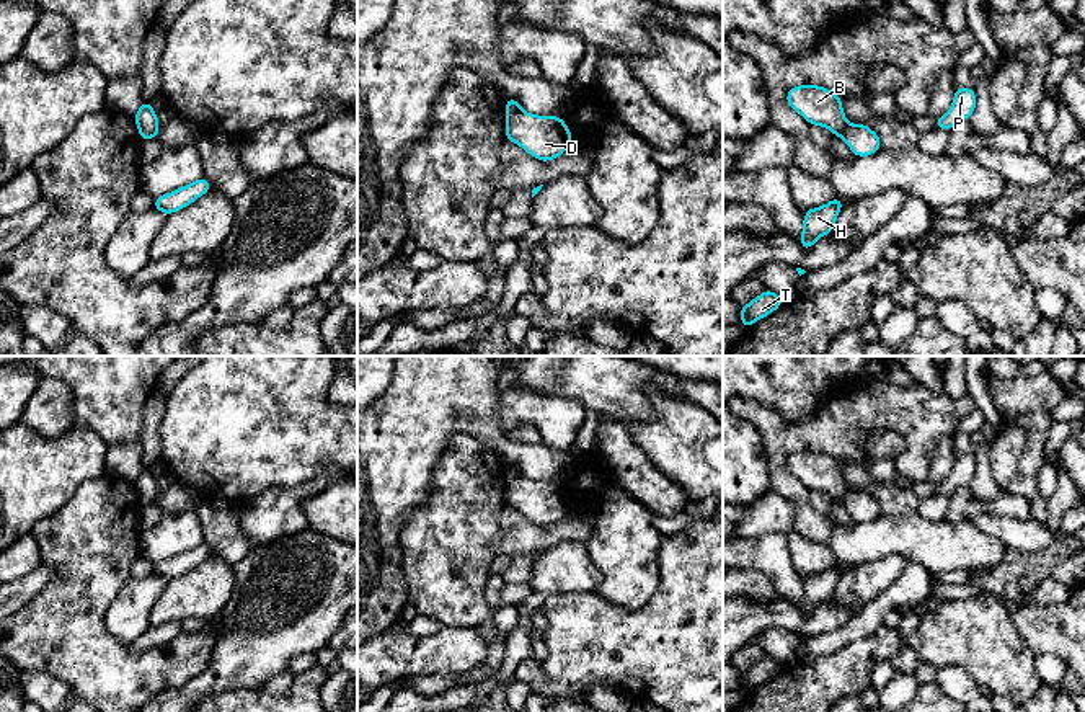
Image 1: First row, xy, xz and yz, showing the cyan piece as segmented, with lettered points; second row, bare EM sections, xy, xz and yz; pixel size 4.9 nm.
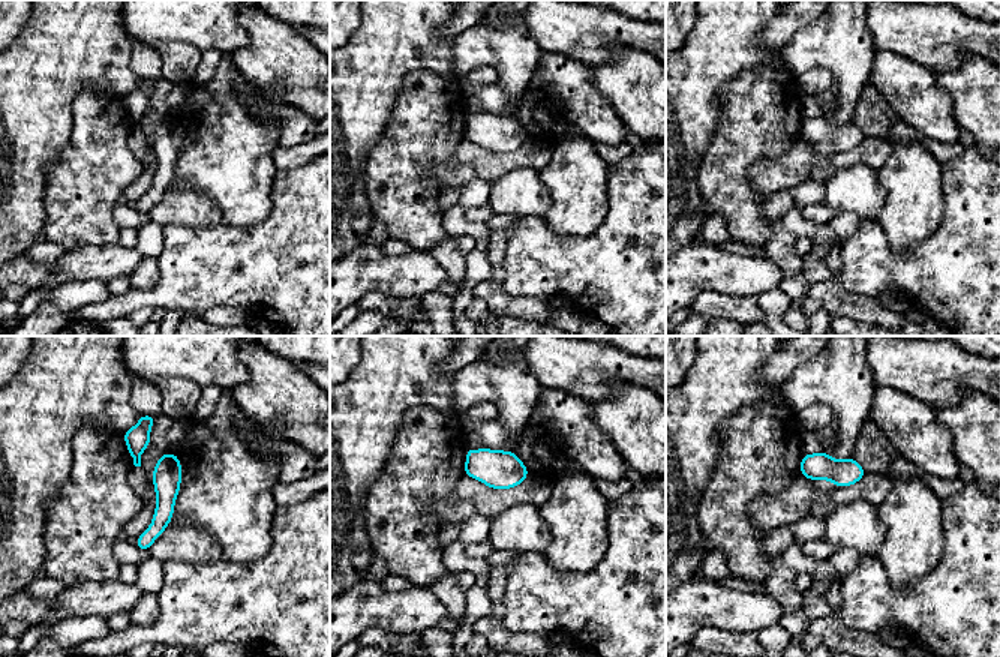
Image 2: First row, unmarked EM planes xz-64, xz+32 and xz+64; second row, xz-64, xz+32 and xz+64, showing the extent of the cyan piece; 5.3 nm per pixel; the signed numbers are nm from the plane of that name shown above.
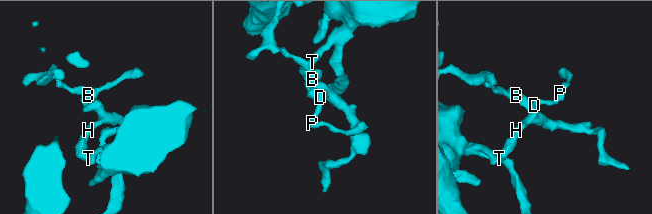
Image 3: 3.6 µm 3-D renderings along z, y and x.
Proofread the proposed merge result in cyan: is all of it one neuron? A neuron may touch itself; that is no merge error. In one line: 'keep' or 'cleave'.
cleave

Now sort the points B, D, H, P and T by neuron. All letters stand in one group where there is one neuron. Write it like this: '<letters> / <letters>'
B / D H P T

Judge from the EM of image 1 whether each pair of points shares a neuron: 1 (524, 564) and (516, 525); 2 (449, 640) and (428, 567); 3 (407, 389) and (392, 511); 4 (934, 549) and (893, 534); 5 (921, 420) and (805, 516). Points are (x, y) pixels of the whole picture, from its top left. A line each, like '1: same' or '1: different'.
1: different
2: different
3: same
4: same
5: same

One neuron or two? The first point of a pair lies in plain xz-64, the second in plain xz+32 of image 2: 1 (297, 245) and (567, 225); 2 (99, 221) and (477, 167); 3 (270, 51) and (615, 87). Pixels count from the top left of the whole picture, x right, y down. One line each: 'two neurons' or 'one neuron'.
1: two neurons
2: two neurons
3: one neuron

